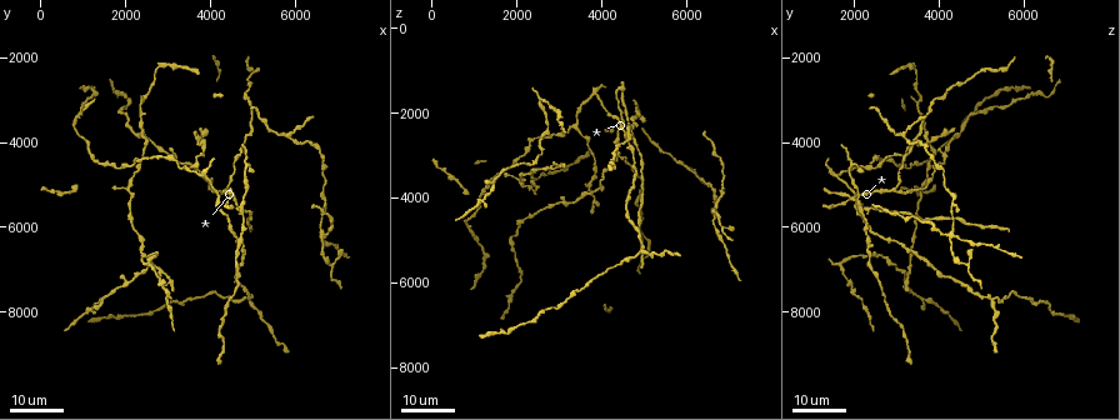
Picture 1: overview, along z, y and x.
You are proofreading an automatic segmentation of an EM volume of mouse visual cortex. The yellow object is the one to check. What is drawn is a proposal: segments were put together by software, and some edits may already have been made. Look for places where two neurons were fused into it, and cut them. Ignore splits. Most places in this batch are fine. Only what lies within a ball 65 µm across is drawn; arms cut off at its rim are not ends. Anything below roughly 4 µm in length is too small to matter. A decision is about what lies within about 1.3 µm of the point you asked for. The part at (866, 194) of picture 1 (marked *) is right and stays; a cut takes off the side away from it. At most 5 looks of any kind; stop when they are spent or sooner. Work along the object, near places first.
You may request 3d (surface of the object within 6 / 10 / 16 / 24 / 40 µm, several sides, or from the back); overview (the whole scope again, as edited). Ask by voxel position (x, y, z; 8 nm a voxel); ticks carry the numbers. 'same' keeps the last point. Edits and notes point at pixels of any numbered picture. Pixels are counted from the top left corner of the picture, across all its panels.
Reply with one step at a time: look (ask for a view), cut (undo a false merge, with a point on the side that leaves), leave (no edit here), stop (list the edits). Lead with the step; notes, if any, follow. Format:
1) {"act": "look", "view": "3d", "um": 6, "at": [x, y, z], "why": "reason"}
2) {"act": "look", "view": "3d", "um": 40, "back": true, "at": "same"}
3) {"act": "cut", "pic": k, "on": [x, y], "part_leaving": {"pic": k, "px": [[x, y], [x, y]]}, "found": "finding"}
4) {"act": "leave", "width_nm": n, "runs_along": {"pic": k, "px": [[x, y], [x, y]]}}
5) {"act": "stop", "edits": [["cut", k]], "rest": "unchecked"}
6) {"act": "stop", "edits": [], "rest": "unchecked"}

{"act": "look", "view": "3d", "um": 24, "at": [3300, 4650, 2300], "why": "branch point"}

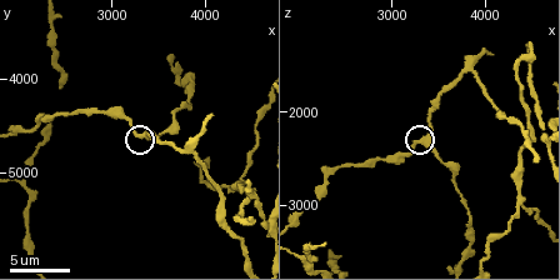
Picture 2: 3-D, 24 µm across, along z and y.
{"act": "look", "view": "3d", "um": 6, "at": [3300, 4600, 2300]}

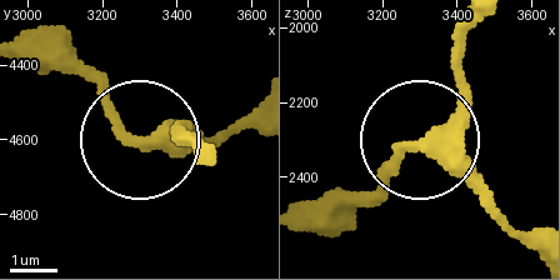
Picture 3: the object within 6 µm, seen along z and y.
{"act": "leave", "width_nm": 300, "runs_along": {"pic": 3, "px": [[478, 28], [450, 111], [426, 135], [510, 228]]}, "found": "one neuron here"}

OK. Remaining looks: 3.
{"act": "look", "view": "3d", "um": 16, "at": [4700, 6250, 2350], "why": "three-way junction"}

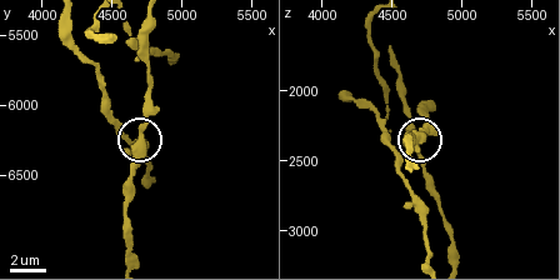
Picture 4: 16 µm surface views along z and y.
{"act": "look", "view": "3d", "um": 6, "at": "same", "why": "closer look"}

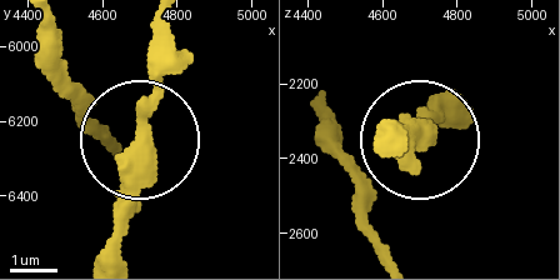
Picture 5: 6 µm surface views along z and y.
{"act": "leave", "width_nm": 290, "found": "continuous, no second neuron"}

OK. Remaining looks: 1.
{"act": "look", "view": "3d", "um": 16, "at": [4500, 5300, 2000], "why": "arms part here"}

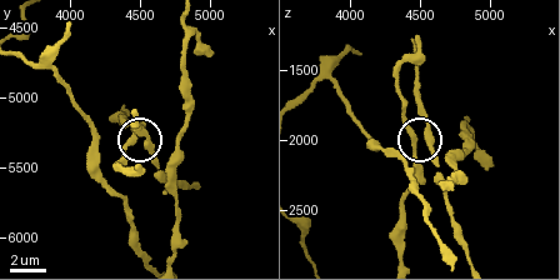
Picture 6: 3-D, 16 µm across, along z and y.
{"act": "leave", "arms": 3, "found": "all the same neuron"}

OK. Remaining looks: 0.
{"act": "stop", "edits": [], "rest": "unchecked"}

